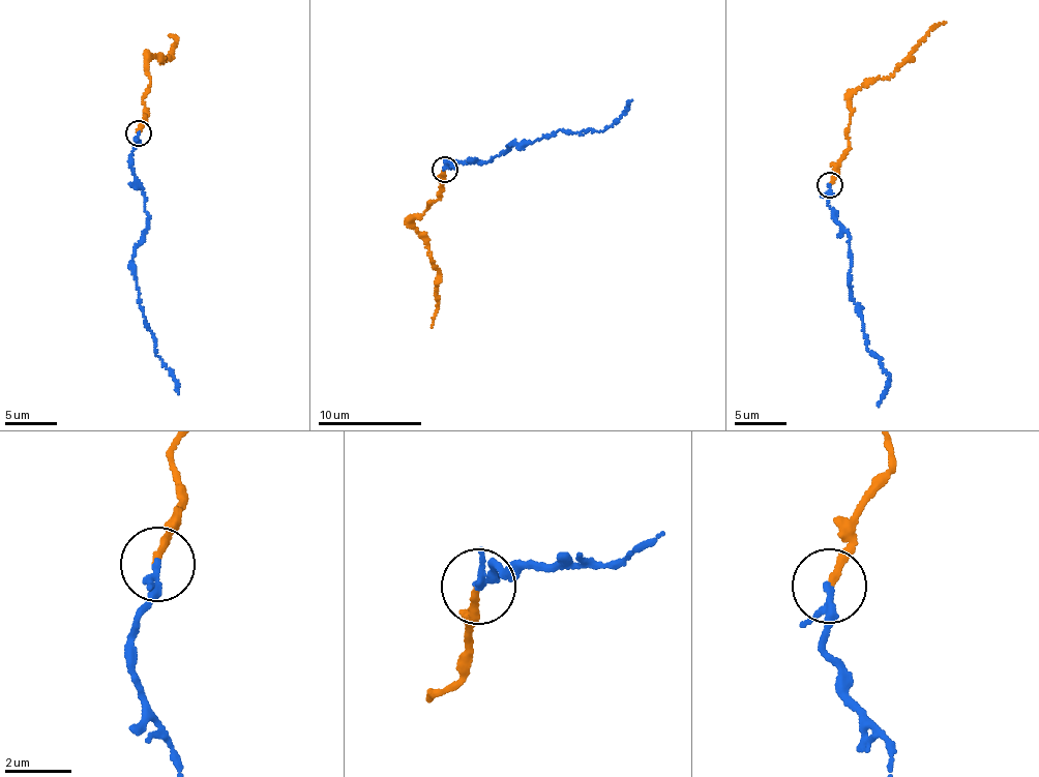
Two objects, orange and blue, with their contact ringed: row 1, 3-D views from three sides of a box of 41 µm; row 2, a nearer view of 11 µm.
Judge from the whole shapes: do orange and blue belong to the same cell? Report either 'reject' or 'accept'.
reject

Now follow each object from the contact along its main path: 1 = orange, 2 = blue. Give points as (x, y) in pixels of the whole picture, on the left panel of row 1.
1: (138, 132), (144, 107), (142, 96), (150, 84), (147, 60), (151, 57), (170, 58), (176, 40), (169, 35)
2: (138, 132), (130, 163), (148, 217), (144, 241), (134, 249), (134, 279), (143, 317), (178, 394)

